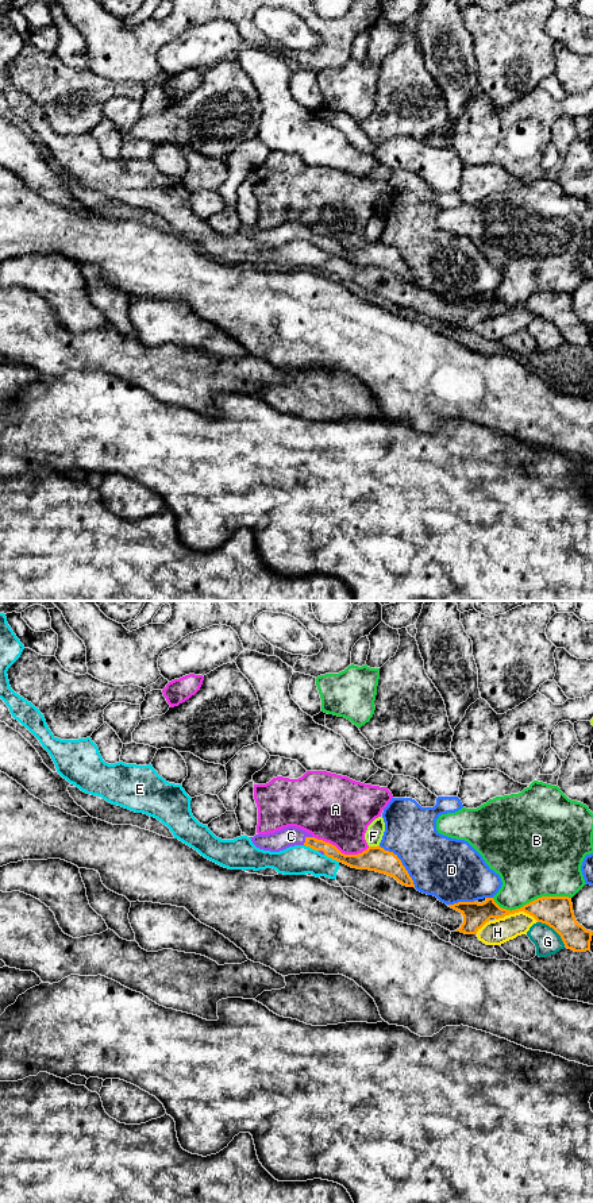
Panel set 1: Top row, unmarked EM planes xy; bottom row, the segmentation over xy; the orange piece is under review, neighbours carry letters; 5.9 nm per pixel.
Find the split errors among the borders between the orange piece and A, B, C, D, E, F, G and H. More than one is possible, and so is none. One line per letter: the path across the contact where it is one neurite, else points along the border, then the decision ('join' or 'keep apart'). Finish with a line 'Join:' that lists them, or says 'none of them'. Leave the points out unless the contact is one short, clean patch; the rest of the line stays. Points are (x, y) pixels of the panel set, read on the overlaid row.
A: keep apart
B: keep apart
C: runs through xy (330, 851), (305, 839), (291, 836); join
D: keep apart
E: border along xy (324, 853), (339, 862); keep apart
F: border along xy (378, 844), (369, 847); keep apart
G: keep apart
H: keep apart
Join: C

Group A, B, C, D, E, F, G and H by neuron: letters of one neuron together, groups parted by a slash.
A / B / C / D / E / F / G / H

